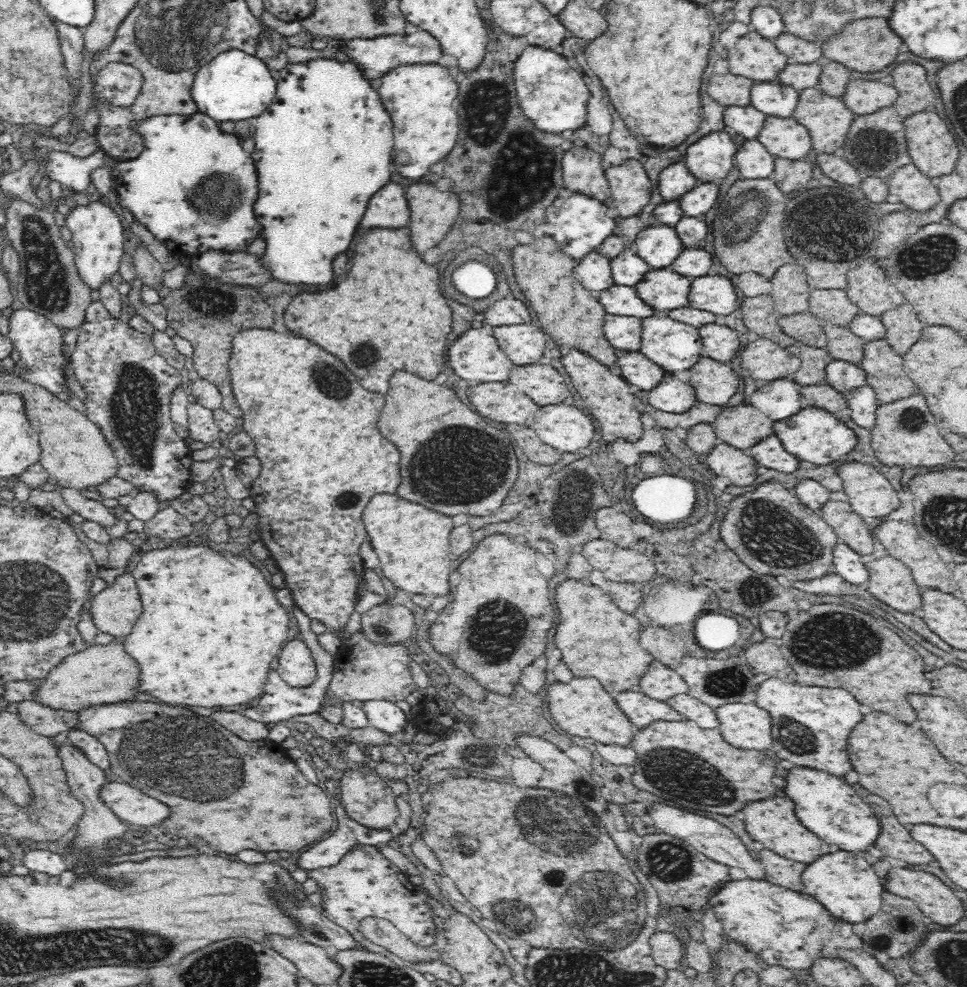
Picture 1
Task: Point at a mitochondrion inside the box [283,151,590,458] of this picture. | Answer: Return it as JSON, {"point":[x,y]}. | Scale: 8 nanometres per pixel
{"point":[329,379]}

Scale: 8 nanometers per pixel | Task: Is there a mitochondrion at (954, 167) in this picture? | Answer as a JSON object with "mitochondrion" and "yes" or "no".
{"mitochondrion":"no"}

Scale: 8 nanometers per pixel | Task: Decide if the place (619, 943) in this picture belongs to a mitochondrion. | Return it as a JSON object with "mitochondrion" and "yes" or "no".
{"mitochondrion":"yes"}

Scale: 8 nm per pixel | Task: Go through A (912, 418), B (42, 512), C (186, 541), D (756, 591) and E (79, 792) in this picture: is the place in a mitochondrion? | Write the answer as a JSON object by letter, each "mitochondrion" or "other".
{"A":"mitochondrion","B":"other","C":"other","D":"mitochondrion","E":"other"}

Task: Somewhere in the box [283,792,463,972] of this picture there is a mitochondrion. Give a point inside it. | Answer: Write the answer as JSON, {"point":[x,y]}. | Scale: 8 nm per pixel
{"point":[312,927]}

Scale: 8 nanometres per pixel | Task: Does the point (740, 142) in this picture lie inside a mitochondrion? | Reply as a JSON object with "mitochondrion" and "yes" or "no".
{"mitochondrion":"no"}

